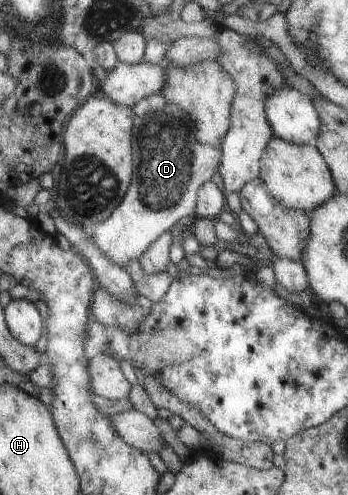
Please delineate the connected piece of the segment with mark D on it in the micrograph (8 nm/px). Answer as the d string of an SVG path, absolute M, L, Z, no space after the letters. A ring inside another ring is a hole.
M166 101L161 111L153 111L151 114L135 115L133 121L133 179L129 184L123 201L115 208L115 211L104 221L98 223L90 233L95 245L111 259L115 265L125 268L125 265L133 259L139 259L149 245L167 230L171 230L180 219L189 217L195 213L198 189L205 181L212 179L221 163L221 146L199 143L194 136L196 123L181 107Z

